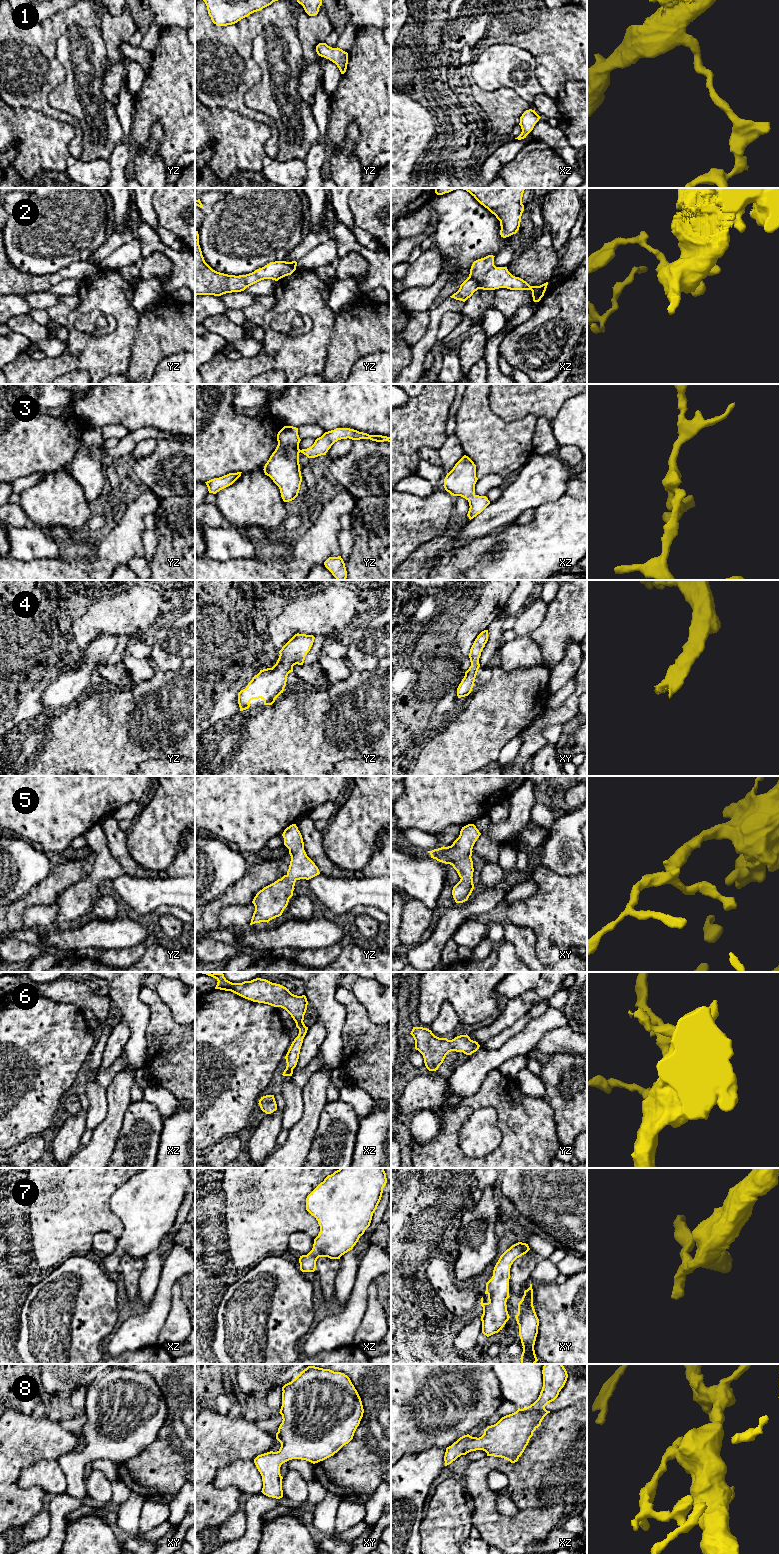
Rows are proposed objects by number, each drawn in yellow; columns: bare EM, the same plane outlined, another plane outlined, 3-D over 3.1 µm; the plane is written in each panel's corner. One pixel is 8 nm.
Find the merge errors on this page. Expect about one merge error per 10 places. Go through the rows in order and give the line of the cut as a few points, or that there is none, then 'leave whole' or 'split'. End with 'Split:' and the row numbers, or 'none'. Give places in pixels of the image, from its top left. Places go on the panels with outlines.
1: no cut | leave whole
2: xz (469, 276), (477, 283), (479, 288) | split
3: no cut | leave whole
4: no cut | leave whole
5: no cut | leave whole
6: no cut | leave whole
7: no cut | leave whole
8: no cut | leave whole
Split: 2

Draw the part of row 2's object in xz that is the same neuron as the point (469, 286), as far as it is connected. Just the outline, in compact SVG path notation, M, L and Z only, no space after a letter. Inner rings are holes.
M468 277L461 285L459 290L454 293L451 298L456 300L461 300L465 302L468 298L470 298L475 291L479 289L478 283L473 279Z

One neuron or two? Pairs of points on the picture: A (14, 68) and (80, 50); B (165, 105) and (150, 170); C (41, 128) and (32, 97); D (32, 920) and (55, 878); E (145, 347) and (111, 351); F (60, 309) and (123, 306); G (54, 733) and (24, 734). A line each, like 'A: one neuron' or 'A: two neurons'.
A: two neurons
B: two neurons
C: two neurons
D: two neurons
E: two neurons
F: two neurons
G: two neurons

